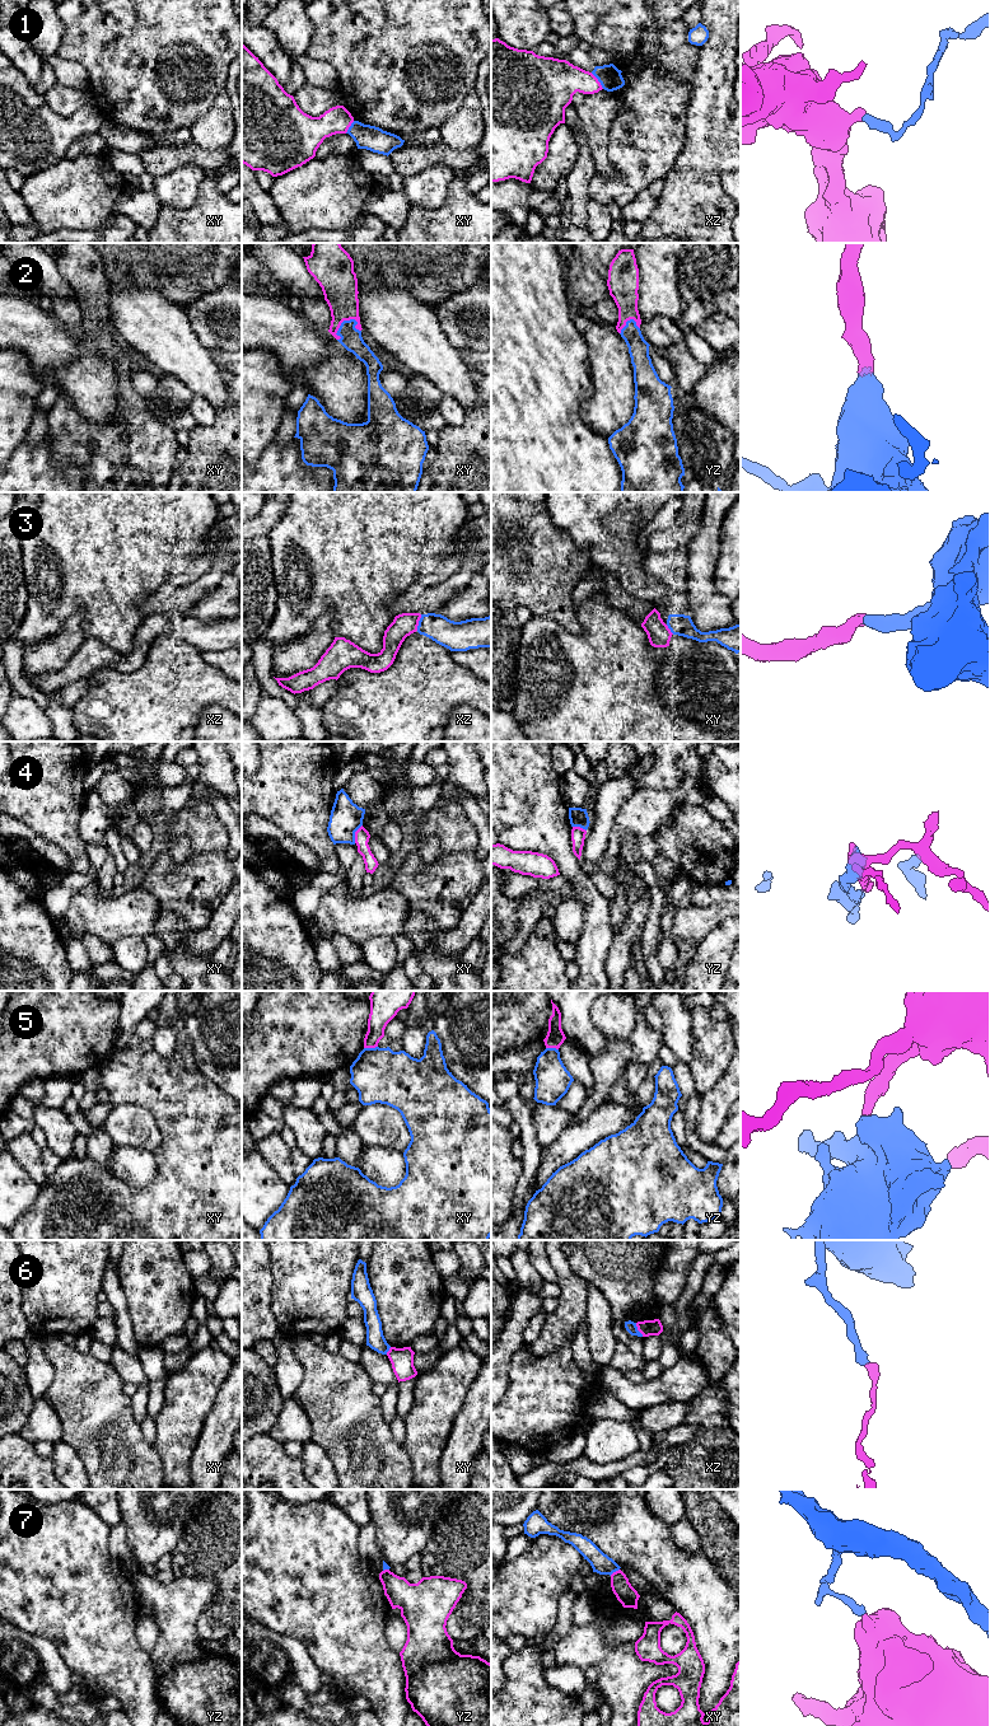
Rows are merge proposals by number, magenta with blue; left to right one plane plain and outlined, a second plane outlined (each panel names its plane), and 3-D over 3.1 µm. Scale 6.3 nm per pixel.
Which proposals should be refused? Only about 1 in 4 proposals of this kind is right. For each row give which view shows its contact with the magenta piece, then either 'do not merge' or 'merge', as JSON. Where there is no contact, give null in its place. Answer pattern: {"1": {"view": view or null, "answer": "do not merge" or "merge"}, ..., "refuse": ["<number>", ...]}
{"1": {"view": "xz", "answer": "do not merge"}, "2": {"view": "xy", "answer": "merge"}, "3": {"view": "xz", "answer": "merge"}, "4": {"view": "xy", "answer": "do not merge"}, "5": {"view": "xy", "answer": "do not merge"}, "6": {"view": "xz", "answer": "do not merge"}, "7": {"view": "xy", "answer": "do not merge"}, "refuse": ["1", "4", "5", "6", "7"]}

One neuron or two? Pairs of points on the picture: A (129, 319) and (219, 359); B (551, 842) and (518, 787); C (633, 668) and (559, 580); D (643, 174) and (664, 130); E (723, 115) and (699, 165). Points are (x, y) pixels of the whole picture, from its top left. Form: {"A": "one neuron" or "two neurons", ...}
{"A": "two neurons", "B": "one neuron", "C": "two neurons", "D": "one neuron", "E": "one neuron"}

